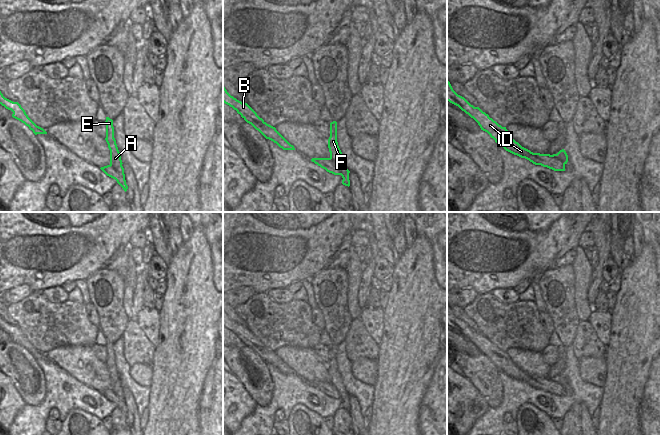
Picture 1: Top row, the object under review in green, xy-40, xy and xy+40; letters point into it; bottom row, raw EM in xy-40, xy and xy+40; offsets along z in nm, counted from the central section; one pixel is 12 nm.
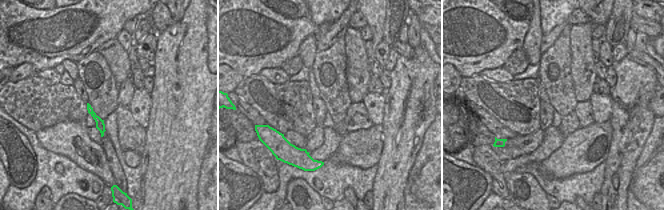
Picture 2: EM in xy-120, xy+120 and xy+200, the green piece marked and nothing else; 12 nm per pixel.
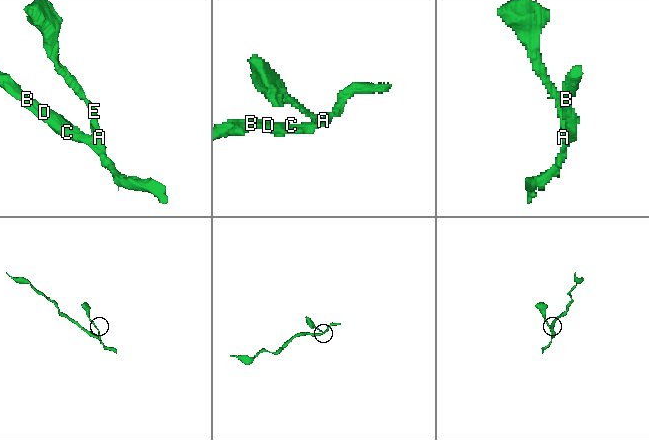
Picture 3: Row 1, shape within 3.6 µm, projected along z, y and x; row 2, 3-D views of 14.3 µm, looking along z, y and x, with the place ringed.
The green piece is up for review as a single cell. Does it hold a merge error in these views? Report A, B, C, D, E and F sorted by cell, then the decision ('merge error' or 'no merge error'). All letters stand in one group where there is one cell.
A E F / B C D; merge error

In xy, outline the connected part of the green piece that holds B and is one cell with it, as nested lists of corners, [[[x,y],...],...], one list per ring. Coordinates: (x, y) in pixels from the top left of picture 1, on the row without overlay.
[[[224,310],[223,326],[236,334],[247,347],[251,348],[266,363],[273,365],[283,374],[295,374],[294,370],[291,369],[275,351],[267,348],[247,327],[242,327],[231,320]]]

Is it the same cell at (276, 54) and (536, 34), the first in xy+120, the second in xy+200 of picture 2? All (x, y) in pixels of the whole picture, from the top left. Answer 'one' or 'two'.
two

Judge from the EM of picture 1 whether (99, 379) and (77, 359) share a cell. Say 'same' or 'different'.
same

